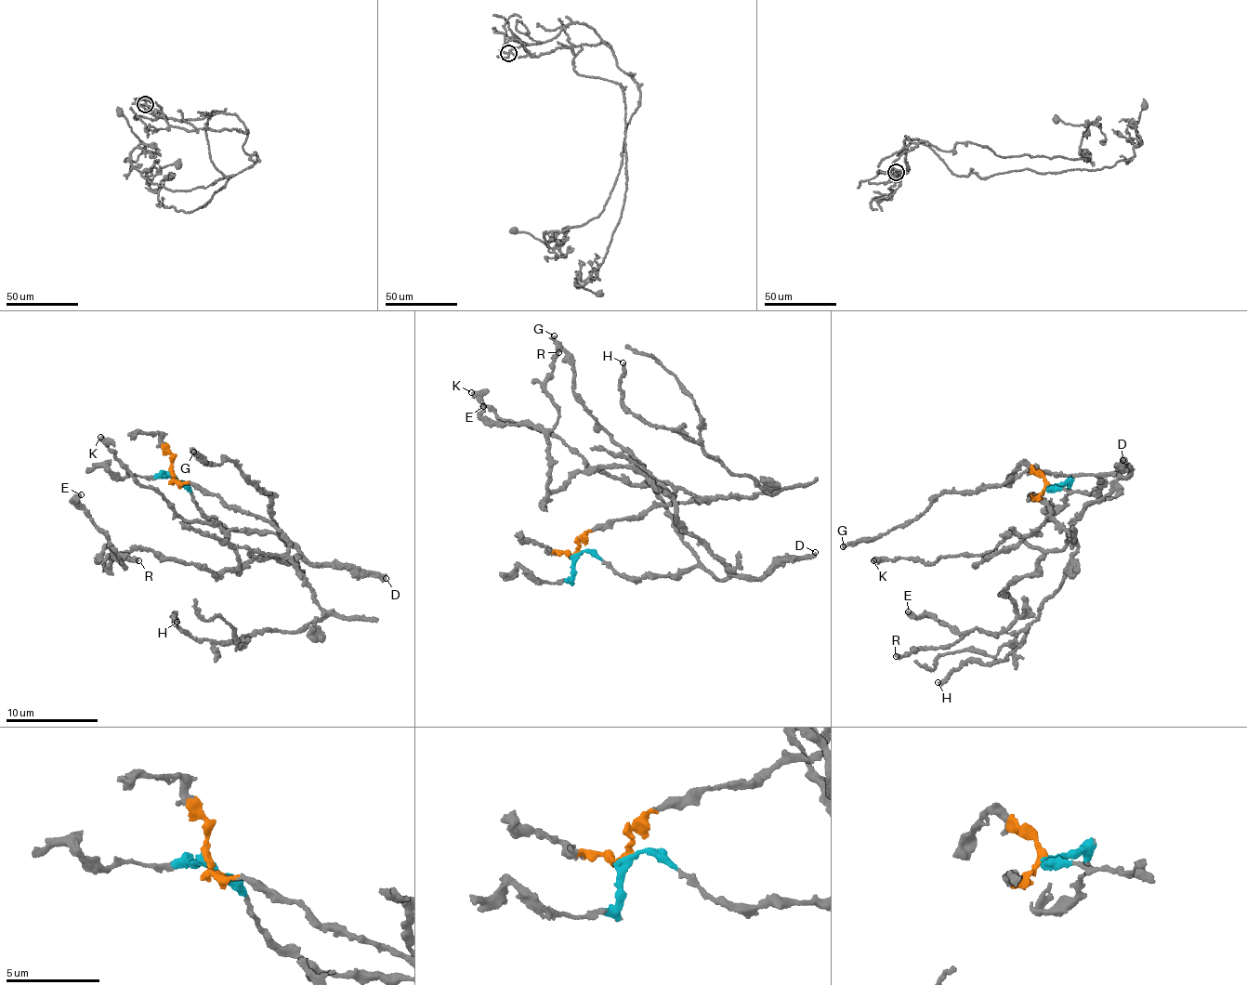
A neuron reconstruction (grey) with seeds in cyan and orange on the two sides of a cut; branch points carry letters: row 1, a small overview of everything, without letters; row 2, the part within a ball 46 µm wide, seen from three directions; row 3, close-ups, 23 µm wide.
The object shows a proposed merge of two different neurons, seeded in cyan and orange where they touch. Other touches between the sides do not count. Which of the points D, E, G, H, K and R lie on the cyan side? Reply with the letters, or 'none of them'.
D, E, G, K, R

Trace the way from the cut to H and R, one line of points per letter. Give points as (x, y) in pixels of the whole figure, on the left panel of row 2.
H: (171, 472), (270, 522), (321, 616), (293, 633), (255, 629), (217, 641), (189, 636), (176, 615), (177, 623)
R: (171, 472), (206, 517), (298, 551), (240, 573), (143, 549), (105, 568), (138, 560)

